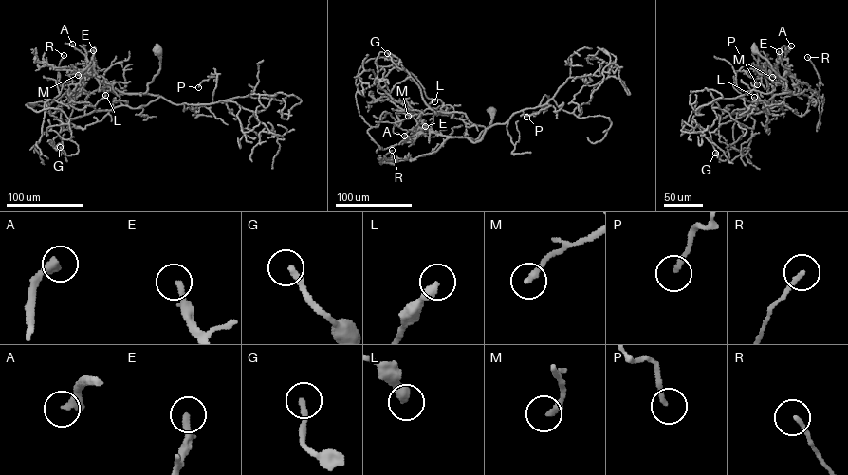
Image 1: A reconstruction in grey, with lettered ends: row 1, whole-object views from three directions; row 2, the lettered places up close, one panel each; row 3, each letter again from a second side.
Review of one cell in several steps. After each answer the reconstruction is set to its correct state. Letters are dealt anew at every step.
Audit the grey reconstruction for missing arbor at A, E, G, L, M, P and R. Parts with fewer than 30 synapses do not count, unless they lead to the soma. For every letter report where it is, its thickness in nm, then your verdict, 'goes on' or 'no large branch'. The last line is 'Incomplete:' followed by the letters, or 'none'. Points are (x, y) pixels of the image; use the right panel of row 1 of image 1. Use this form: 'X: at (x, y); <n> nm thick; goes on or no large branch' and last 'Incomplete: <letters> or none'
A: at (791, 45); 320 nm thick; no large branch
E: at (779, 51); 240 nm thick; goes on
G: at (715, 153); 240 nm thick; goes on
L: at (754, 97); 400 nm thick; no large branch
M: at (772, 77); 260 nm thick; no large branch
P: at (757, 84); 170 nm thick; no large branch
R: at (807, 57); 170 nm thick; no large branch
Incomplete: E, G

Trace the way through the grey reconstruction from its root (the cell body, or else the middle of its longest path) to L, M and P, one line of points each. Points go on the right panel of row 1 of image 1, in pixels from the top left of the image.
L: (754, 51), (790, 92), (774, 95), (765, 111), (729, 114), (754, 97)
M: (754, 51), (786, 81), (787, 92), (775, 68), (769, 70), (772, 77)
P: (754, 51), (789, 92), (749, 101), (733, 86), (738, 70), (757, 84)

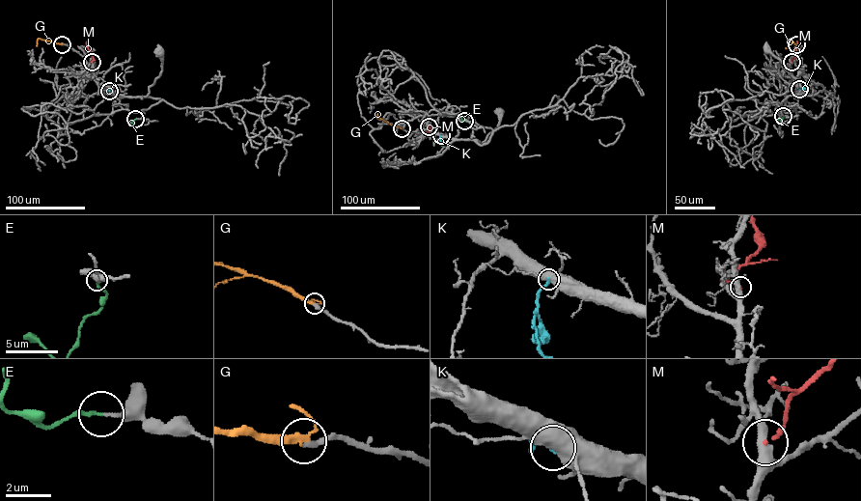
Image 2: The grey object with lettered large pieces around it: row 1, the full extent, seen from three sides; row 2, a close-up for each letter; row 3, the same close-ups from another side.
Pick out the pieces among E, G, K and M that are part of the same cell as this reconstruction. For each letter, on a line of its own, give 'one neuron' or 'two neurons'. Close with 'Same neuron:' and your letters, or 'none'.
E: one neuron
G: one neuron
K: two neurons
M: two neurons
Same neuron: E, G

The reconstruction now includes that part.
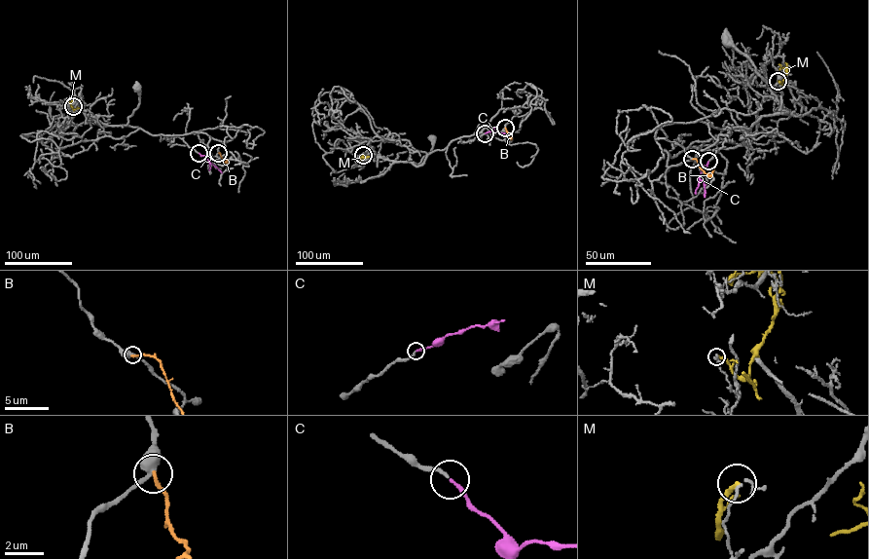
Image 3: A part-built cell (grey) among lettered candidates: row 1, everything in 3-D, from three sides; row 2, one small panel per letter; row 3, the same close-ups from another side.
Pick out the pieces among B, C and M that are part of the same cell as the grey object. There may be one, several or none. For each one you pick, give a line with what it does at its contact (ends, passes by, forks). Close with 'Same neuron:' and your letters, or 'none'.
C: it ends
Same neuron: C

